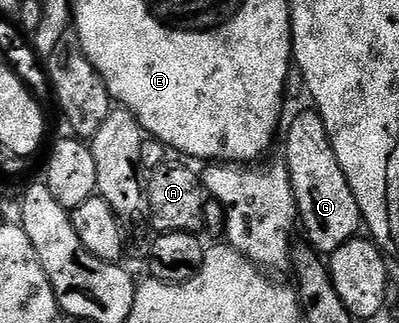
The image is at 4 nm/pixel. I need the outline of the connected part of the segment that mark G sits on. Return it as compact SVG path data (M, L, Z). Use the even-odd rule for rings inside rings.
M300 112L293 118L292 125L288 128L288 137L284 140L282 159L288 166L298 220L302 232L308 235L305 236L307 243L321 254L336 252L338 246L359 233L356 231L362 228L362 217L354 198L354 190L350 190L350 182L346 182L346 174L342 174L338 154L334 154L326 122L319 112Z

